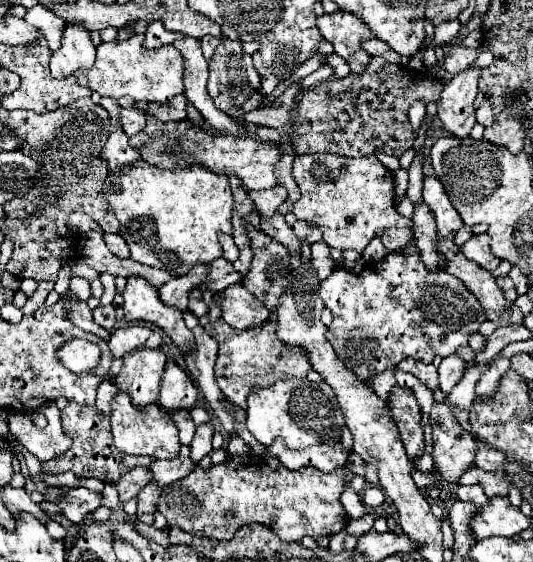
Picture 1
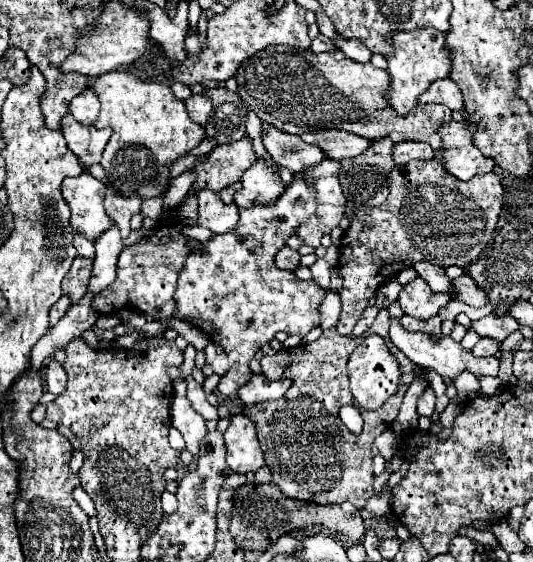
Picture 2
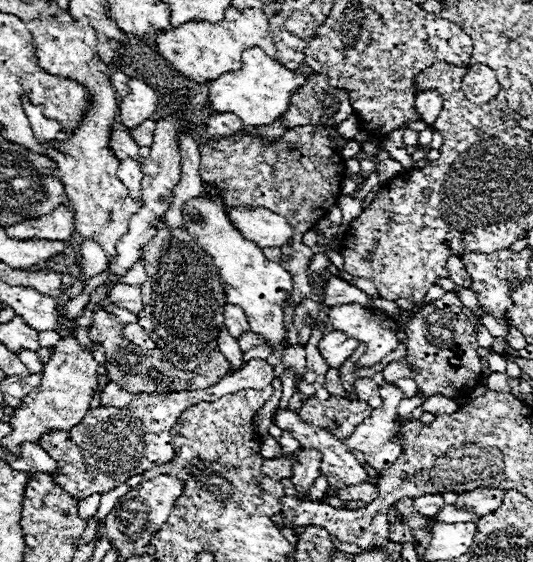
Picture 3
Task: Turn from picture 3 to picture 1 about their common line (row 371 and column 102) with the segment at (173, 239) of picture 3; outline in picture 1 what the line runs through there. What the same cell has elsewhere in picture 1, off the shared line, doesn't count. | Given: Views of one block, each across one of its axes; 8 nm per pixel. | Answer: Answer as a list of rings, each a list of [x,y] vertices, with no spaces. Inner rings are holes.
[[[142,158],[124,170],[110,170],[102,194],[112,206],[116,218],[120,220],[120,236],[130,248],[130,258],[170,272],[172,276],[184,276],[196,262],[212,262],[222,256],[222,246],[218,242],[218,232],[232,232],[234,198],[228,184],[228,176],[216,174],[206,166],[188,166],[176,170],[160,170],[150,166]]]

